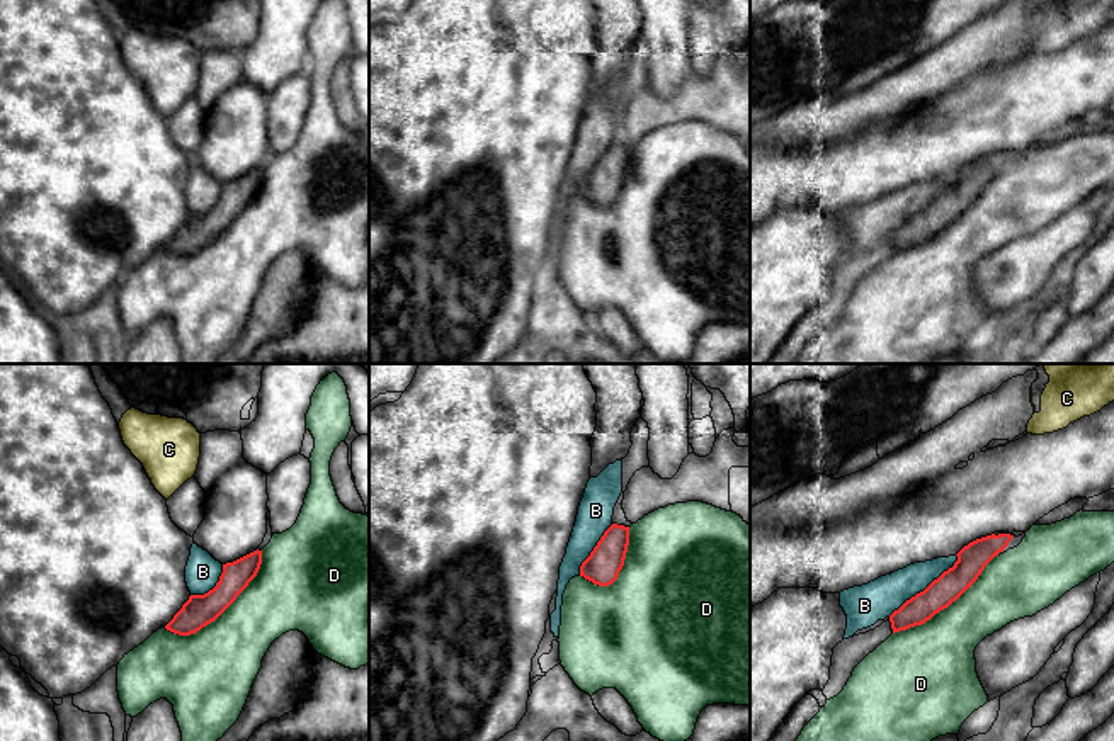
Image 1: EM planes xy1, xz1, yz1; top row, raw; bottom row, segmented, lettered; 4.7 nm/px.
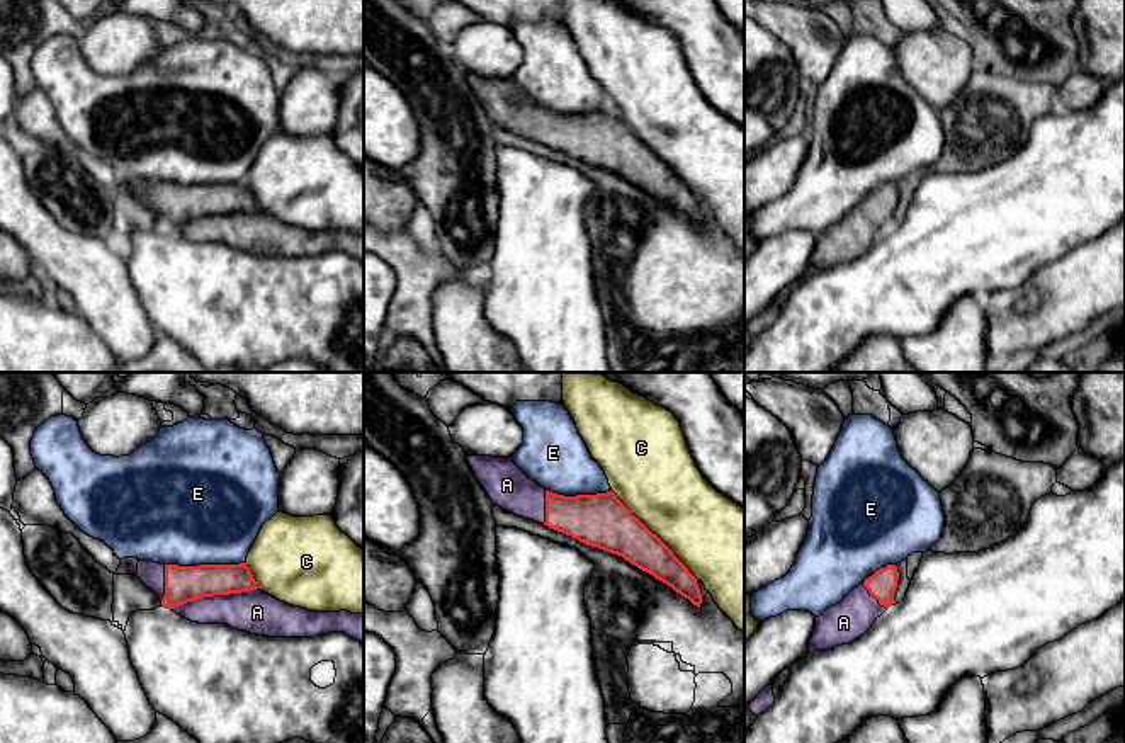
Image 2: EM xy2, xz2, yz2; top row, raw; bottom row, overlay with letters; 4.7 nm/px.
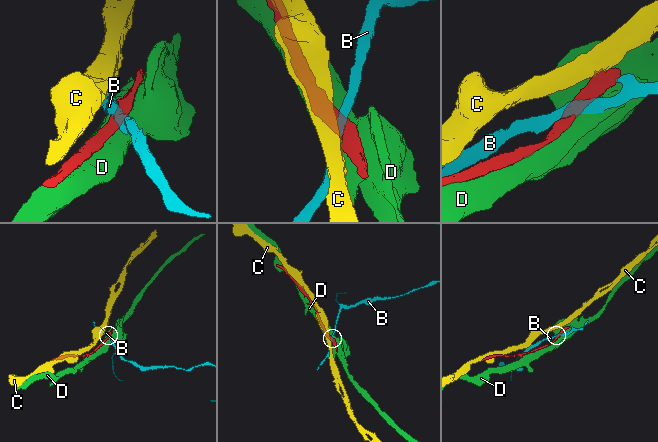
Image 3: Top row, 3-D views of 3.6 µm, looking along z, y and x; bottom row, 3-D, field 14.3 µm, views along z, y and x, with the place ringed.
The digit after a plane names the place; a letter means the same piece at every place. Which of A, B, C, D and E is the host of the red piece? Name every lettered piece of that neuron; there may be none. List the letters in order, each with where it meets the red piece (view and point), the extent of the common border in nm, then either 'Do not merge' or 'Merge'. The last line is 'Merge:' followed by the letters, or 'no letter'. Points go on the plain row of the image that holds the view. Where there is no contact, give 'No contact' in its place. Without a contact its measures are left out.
A: Touches red at xy2 (214, 213). Shared border 420 nm. Merge
B: Touches red at yz1 (926, 208). Shared border 440 nm. Do not merge
C: Touches red at xz2 (655, 153). Shared border 600 nm. Do not merge
D: Touches red at xy1 (223, 230). Shared border 600 nm. Do not merge
E: Touches red at xy2 (204, 184). Shared border 380 nm. Do not merge
Merge: A

